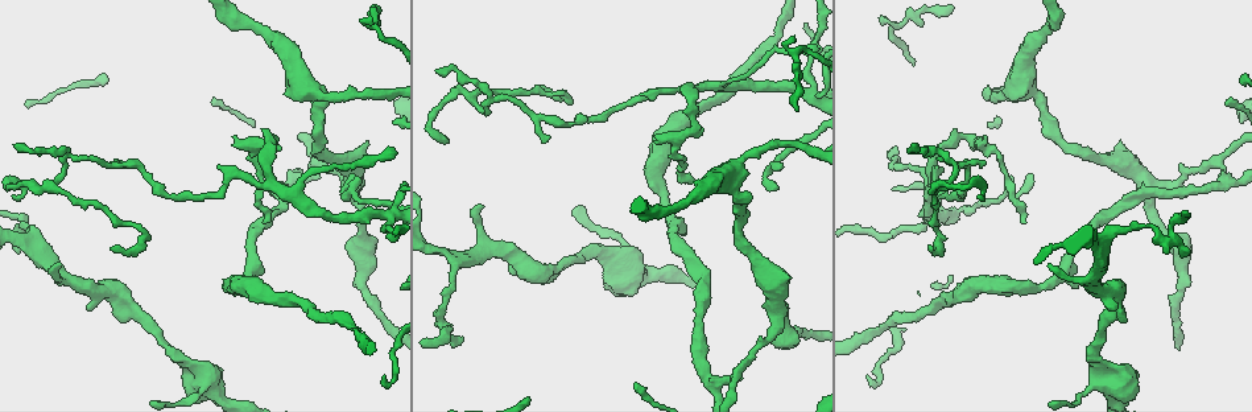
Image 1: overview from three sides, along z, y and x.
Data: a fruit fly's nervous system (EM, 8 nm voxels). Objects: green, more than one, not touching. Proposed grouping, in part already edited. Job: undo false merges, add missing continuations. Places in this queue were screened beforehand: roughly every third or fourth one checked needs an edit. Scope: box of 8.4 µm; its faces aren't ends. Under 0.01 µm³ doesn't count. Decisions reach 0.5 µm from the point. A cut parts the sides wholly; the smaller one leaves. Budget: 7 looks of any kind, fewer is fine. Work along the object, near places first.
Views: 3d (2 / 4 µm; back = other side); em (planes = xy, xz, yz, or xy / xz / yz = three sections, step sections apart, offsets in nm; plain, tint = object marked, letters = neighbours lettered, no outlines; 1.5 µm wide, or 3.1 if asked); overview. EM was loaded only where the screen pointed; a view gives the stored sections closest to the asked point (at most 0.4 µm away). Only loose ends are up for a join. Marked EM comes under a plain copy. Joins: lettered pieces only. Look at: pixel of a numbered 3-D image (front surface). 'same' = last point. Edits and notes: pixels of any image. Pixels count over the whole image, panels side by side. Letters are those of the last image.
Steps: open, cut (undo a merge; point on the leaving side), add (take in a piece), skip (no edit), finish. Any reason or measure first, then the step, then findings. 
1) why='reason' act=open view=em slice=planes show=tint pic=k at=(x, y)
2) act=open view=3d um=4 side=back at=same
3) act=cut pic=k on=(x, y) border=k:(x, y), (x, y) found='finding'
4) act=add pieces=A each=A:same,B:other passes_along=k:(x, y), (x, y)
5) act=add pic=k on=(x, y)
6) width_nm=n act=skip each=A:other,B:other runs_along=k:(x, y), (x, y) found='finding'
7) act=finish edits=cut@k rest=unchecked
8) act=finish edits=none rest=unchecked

act=open view=em slice=planes show=letters pic=1 at=(1075, 288)

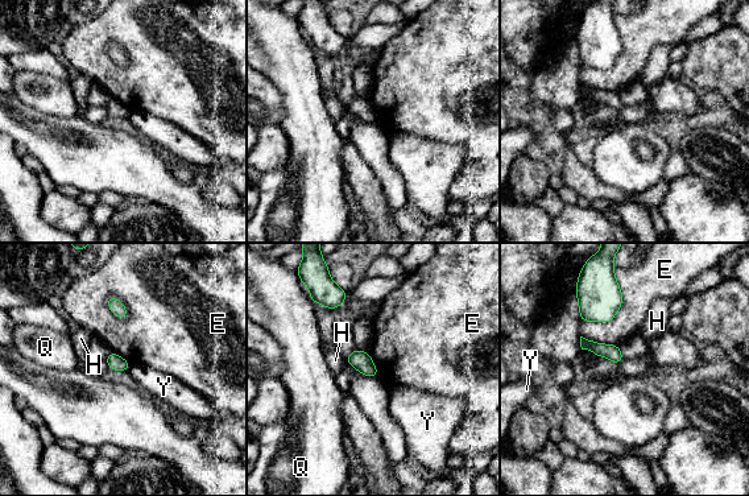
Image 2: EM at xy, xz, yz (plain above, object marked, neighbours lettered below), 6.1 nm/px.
act=skip each=E:other,H:other,Q:other,Y:other border=2:(132, 364), (127, 370) found='no lettered piece goes on from it'

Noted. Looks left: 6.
why='branch point' act=open view=em slice=planes show=letters pic=1 at=(735, 375)

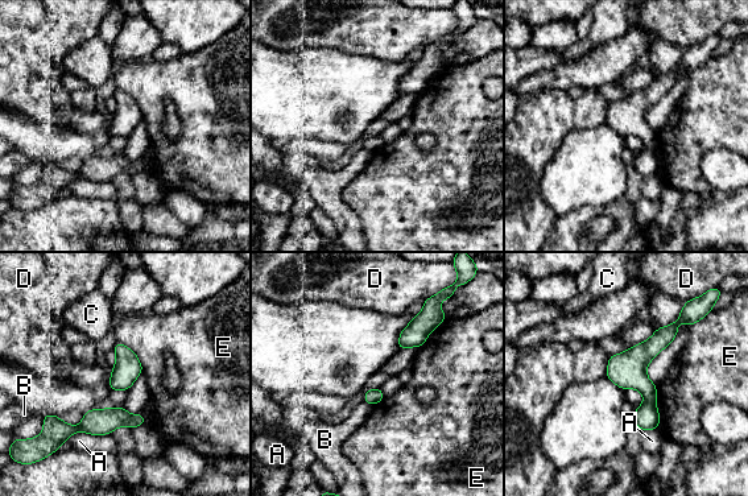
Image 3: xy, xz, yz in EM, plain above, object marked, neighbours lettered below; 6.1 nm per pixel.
width_nm=160 act=cut pic=3 on=(647, 416) each=A:other,B:other,C:other,D:other,E:other border=3:(645, 401), (653, 404) found='two cells meet here'

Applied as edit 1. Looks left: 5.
act=finish edits=cut@3 rest=unchecked

